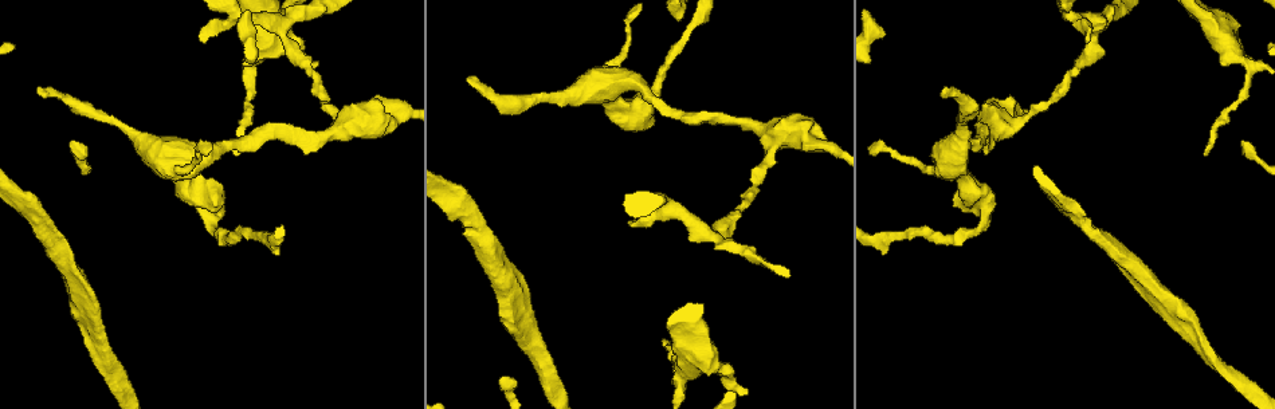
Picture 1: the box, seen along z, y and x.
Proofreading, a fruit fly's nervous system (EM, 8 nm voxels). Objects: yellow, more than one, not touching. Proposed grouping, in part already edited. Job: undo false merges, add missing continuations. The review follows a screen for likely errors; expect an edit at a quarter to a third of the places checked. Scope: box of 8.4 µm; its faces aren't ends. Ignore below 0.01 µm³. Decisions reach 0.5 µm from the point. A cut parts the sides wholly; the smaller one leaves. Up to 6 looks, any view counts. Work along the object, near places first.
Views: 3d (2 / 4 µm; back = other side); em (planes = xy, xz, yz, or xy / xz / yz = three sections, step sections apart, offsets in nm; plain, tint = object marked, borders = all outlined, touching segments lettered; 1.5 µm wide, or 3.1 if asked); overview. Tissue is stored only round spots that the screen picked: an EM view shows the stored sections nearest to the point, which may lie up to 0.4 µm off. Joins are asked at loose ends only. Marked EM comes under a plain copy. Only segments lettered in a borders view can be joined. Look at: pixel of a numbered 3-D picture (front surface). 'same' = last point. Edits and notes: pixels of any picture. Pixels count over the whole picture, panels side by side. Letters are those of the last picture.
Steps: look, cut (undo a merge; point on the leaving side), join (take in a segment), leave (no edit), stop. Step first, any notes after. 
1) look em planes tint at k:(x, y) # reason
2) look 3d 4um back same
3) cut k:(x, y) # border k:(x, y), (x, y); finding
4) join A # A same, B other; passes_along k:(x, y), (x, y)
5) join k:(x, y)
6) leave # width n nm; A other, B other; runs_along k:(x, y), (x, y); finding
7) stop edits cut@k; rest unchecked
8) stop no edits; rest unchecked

look 3d 4um at 1:(940, 169) # four or more arms meet

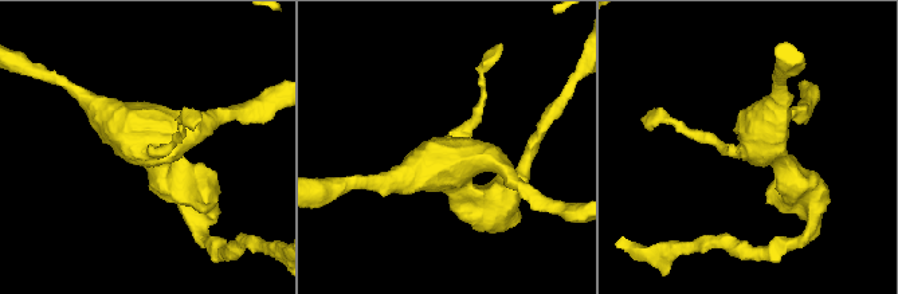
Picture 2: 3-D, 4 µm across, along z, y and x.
look em xz step 4 borders at 2:(464, 150) # arms 4; need the tissue

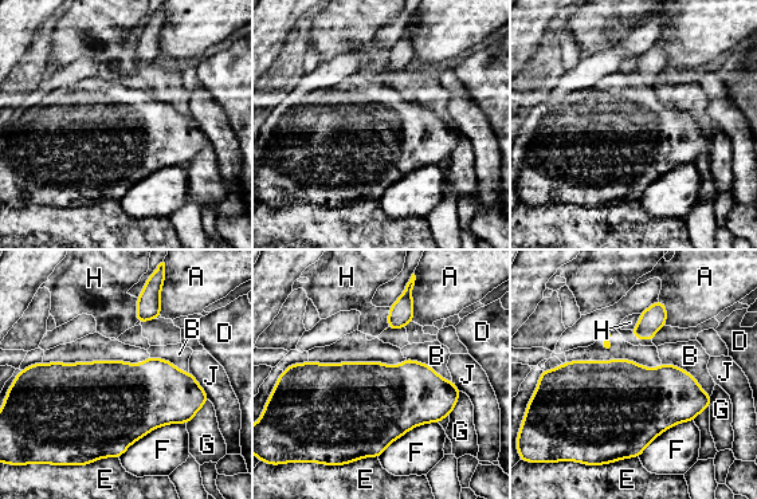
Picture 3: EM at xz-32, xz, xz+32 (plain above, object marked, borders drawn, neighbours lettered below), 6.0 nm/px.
leave # width 320 nm; A other, B other, D other, E other, F other, G other, H other, J other; border 3:(137, 298), (136, 321); all the same neuron

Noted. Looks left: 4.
look 3d 4um at 1:(728, 374)

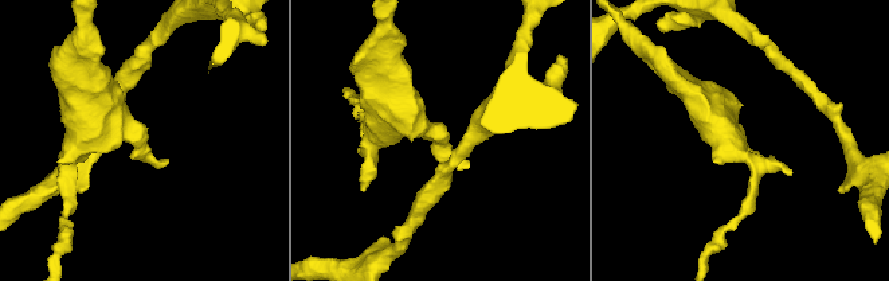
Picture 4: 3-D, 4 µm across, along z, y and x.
look em planes tint at 4:(443, 141)

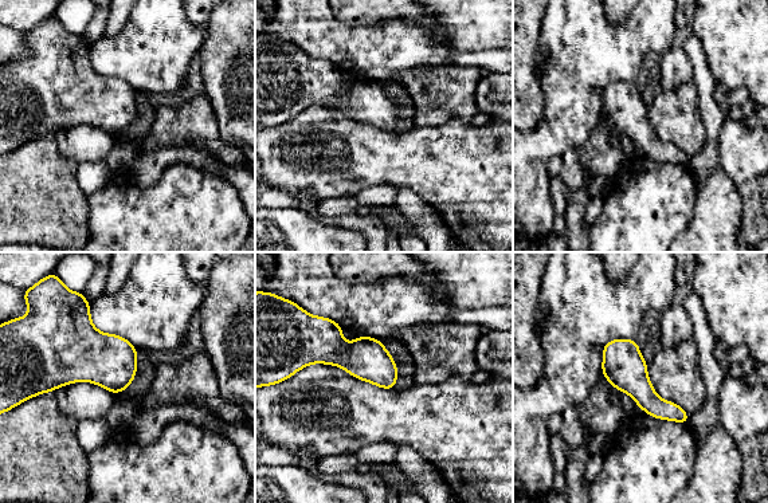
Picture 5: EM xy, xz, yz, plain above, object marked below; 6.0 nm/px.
look em planes borders same # what lies round it

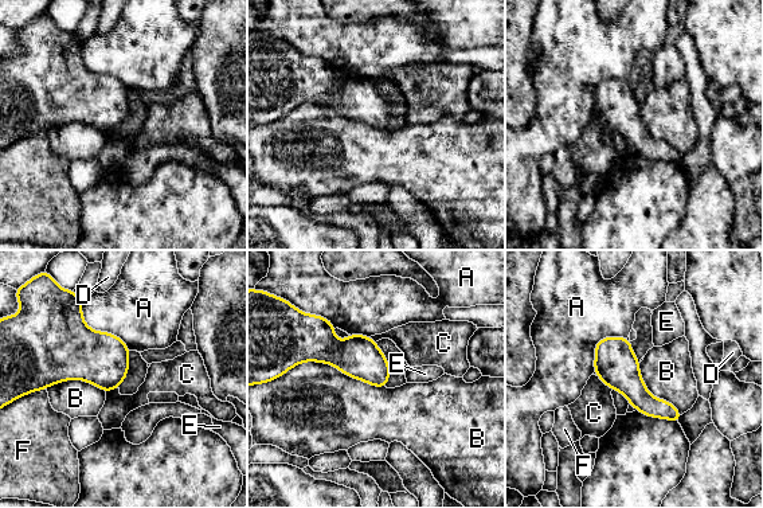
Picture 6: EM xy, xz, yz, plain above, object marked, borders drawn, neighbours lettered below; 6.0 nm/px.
leave # width 190 nm; A other, B other, C other, D other, E other, F other; border 6:(285, 371), (325, 362), (384, 387); continuous, no second neuron

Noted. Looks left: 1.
look em yz step 8 borders at 1:(663, 341) # thin end

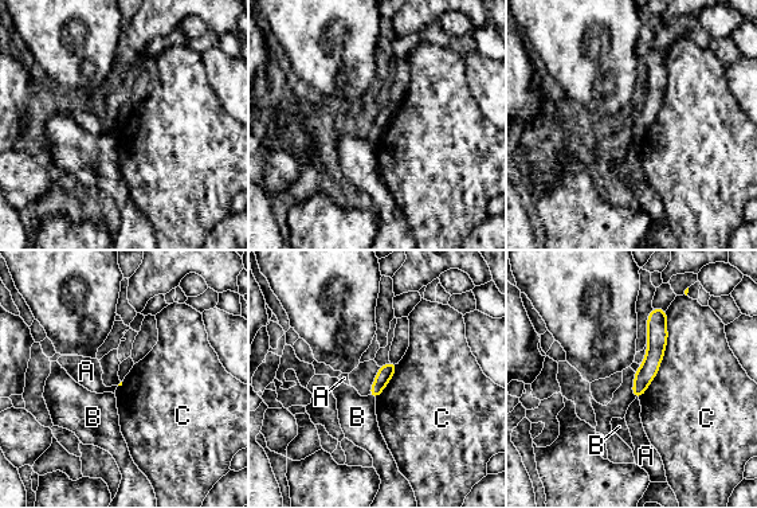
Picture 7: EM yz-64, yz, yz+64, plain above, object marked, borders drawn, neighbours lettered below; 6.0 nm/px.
leave # A other, B other, C other; border 7:(667, 309), (666, 350), (639, 399); no lettered segment goes on from it

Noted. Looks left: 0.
stop no edits; rest unchecked

